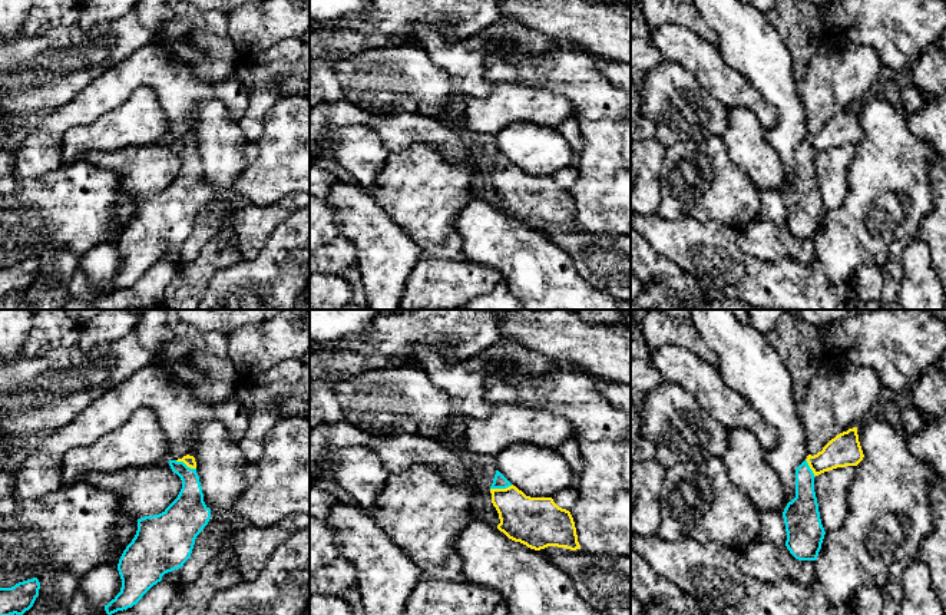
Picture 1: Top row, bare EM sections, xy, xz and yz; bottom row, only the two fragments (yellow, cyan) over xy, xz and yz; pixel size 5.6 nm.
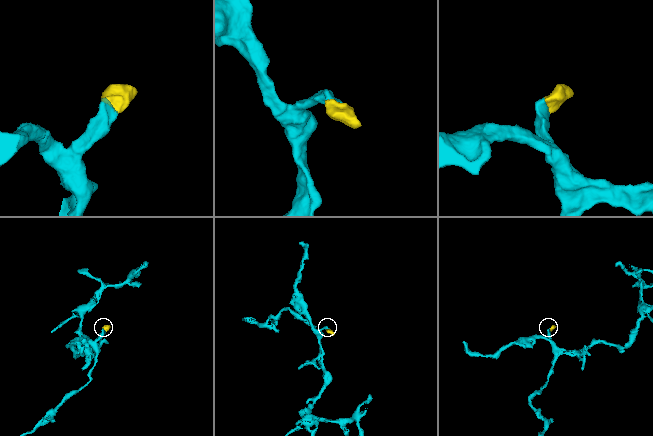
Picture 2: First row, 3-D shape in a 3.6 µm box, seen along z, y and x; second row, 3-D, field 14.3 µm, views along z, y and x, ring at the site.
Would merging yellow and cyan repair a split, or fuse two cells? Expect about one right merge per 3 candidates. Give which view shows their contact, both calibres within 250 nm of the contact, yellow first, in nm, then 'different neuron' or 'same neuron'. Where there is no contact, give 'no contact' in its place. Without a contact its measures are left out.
xz | 280/80 nm | same neuron

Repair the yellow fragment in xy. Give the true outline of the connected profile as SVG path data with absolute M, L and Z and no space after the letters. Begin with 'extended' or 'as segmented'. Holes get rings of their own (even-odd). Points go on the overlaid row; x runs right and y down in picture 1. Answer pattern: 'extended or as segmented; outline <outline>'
extended; outline M186 454L182 459L169 460L169 466L181 477L182 489L178 497L162 513L138 519L136 535L123 550L118 563L122 588L105 605L108 615L132 608L153 585L162 581L165 573L182 568L191 558L196 536L211 519L211 509L204 502L195 457Z

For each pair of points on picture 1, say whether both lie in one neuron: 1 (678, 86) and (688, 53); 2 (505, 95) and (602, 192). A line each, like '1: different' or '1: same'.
1: different
2: different

